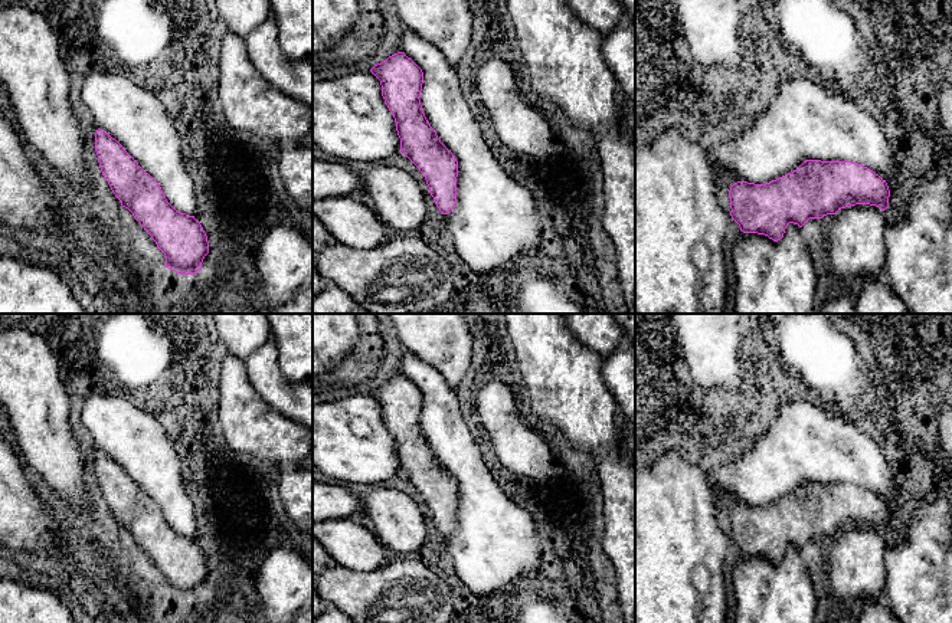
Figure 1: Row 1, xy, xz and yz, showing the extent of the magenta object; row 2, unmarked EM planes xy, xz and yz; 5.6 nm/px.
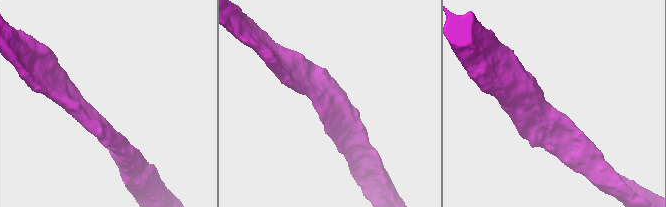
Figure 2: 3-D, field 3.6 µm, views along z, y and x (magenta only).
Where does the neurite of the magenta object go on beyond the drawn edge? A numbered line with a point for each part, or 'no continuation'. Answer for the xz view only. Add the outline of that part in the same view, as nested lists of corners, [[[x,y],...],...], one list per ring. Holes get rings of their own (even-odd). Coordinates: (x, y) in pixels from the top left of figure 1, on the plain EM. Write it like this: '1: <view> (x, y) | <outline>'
no continuation

